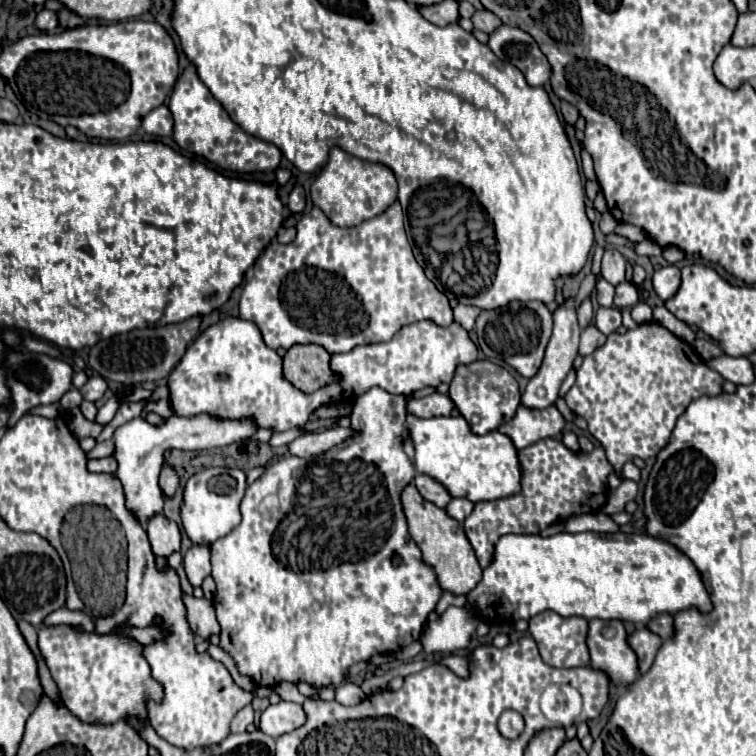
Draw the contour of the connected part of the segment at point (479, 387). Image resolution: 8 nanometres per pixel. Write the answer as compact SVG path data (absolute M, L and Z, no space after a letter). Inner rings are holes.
M476 360L456 370L454 380L450 382L448 396L454 400L460 414L468 420L474 434L488 434L492 430L498 430L500 424L512 420L512 416L516 414L516 408L520 406L522 394L520 394L518 382L506 368L490 360Z

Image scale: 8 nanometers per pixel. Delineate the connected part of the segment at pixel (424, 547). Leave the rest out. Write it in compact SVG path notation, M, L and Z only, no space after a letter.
M408 484L402 490L402 508L404 516L408 520L408 532L412 540L422 550L422 558L426 564L434 566L438 582L444 590L450 590L454 594L466 594L470 592L482 578L482 568L474 556L474 550L466 538L464 526L458 520L452 520L444 508L436 508L436 504L424 500L420 492L416 492L414 484Z

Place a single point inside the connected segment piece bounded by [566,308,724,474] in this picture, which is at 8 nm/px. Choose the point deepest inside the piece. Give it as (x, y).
(630, 391)

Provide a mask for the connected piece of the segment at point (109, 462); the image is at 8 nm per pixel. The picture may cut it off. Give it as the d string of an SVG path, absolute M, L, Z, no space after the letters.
M110 456L110 458L102 458L102 460L88 460L88 470L90 472L108 472L108 474L114 474L116 472L116 460Z

